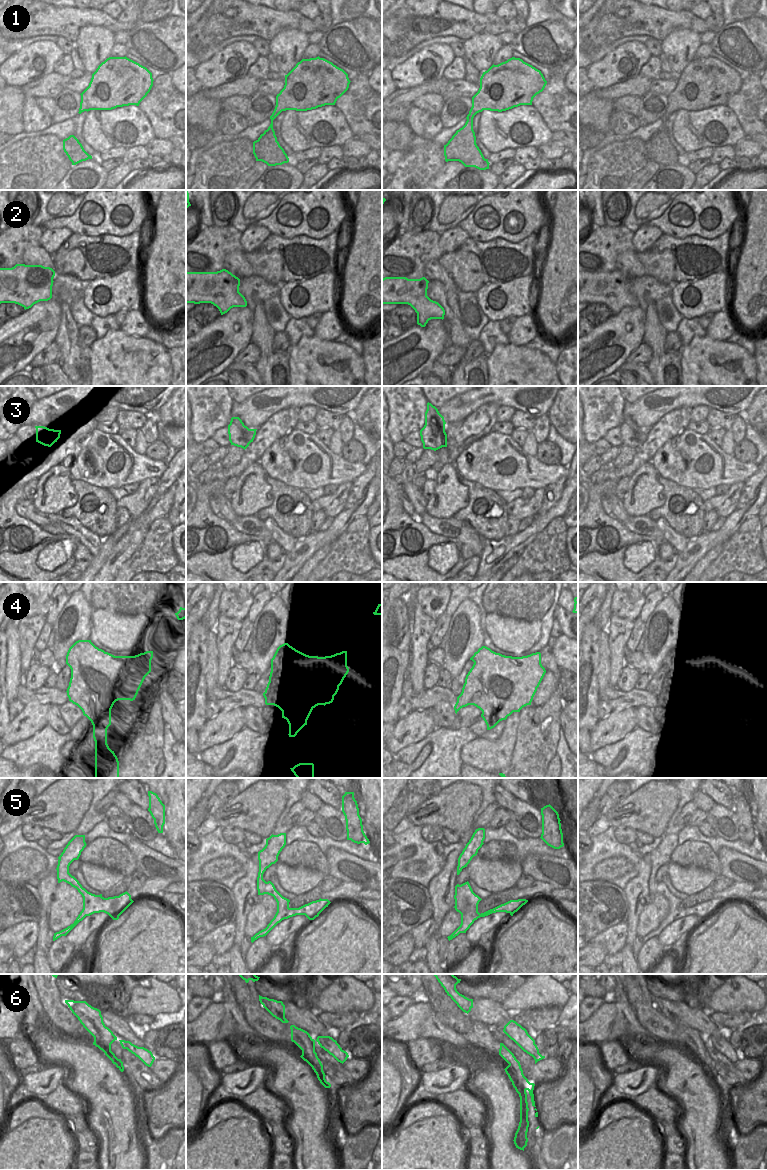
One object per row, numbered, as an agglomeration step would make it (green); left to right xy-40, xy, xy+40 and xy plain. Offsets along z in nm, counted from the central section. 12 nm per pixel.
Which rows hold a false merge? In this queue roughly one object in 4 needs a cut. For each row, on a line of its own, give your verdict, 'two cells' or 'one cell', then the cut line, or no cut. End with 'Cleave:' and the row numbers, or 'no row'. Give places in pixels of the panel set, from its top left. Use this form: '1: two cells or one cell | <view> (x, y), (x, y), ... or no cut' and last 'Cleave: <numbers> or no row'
1: one cell | no cut
2: one cell | no cut
3: two cells | xy+40 (425, 423), (435, 435), (439, 448)
4: one cell | no cut
5: one cell | no cut
6: one cell | no cut
Cleave: 3

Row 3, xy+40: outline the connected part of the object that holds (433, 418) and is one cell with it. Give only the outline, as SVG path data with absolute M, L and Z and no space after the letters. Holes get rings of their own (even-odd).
M429 402L427 403L427 410L425 412L425 424L429 425L436 435L438 448L447 447L446 422L438 409Z

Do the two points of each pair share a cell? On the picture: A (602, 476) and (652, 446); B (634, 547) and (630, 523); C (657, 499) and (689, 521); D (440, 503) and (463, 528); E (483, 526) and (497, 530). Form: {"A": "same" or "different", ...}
{"A": "same", "B": "different", "C": "different", "D": "different", "E": "same"}

